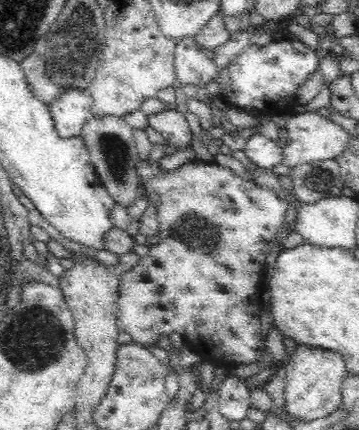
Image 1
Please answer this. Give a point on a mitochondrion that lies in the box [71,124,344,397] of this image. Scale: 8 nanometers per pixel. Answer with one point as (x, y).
(198, 232)

